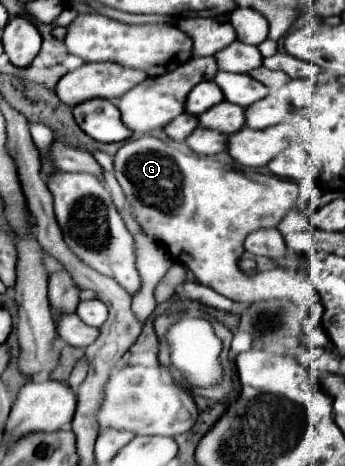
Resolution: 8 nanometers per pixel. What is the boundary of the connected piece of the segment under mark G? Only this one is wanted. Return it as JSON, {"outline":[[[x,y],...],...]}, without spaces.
{"outline":[[[151,135],[129,139],[123,143],[115,159],[115,177],[123,187],[125,197],[133,203],[139,225],[155,241],[165,243],[167,251],[173,257],[179,257],[175,261],[191,269],[201,285],[215,289],[231,301],[249,305],[271,299],[287,299],[293,305],[307,305],[309,309],[319,305],[317,291],[313,291],[313,285],[305,273],[277,271],[277,275],[245,275],[237,267],[237,261],[245,251],[243,241],[249,235],[249,231],[255,231],[257,227],[277,227],[283,215],[289,211],[289,207],[297,201],[297,183],[275,175],[261,175],[255,171],[233,171],[221,165],[219,161],[189,155]]]}

